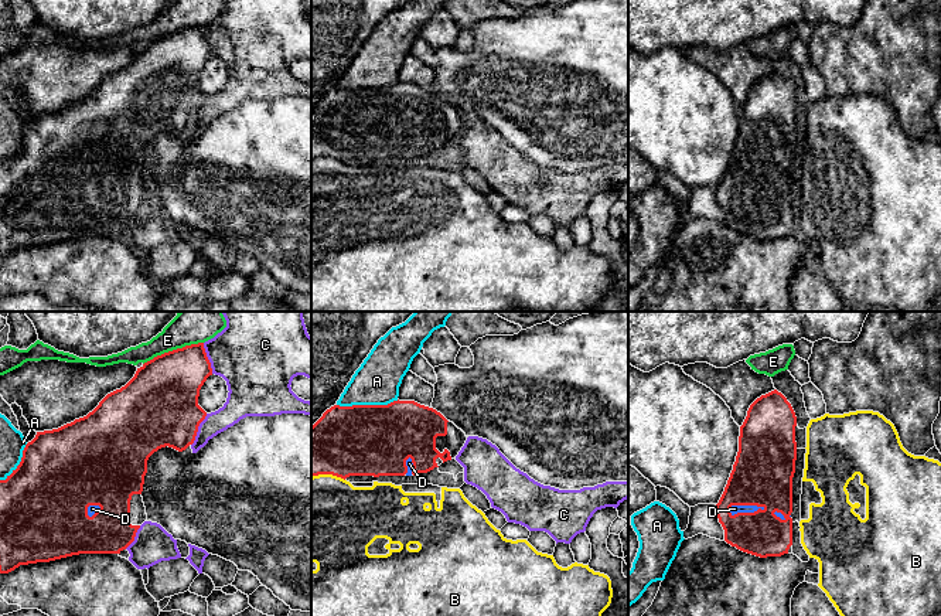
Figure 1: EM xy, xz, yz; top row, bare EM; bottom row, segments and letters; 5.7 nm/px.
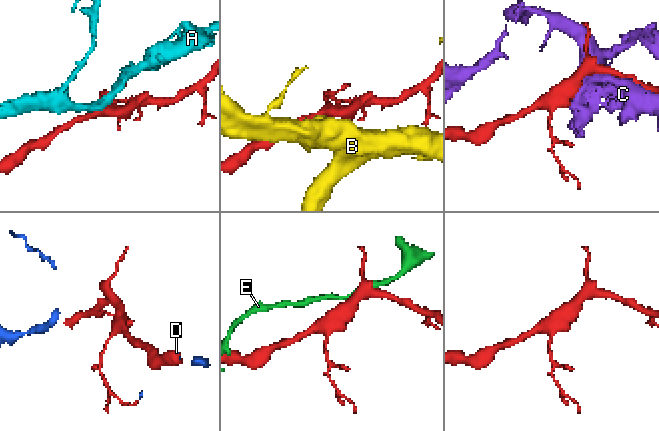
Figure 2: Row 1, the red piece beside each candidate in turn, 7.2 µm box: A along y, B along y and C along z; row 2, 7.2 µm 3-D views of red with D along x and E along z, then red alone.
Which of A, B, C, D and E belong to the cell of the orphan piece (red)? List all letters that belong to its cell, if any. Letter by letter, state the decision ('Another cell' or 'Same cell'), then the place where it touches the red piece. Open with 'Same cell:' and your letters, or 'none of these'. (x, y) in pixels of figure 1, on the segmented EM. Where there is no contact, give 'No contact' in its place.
Same cell: D
A: Another cell. Touches red at xz (367, 405)
B: Another cell. Touches red at xz (328, 473)
C: Another cell. Touches red at xy (197, 429)
D: Same cell. Touches red at yz (746, 513)
E: Another cell. Touches red at xy (173, 350)

